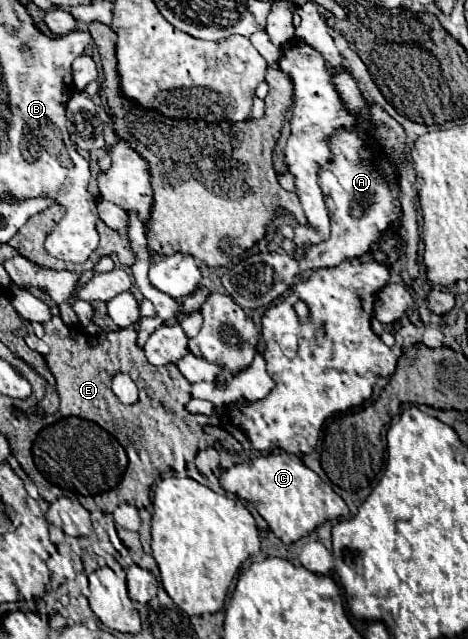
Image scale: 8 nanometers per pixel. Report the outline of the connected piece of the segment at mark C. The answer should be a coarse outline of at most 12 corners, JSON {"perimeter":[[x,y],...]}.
{"perimeter":[[259,455],[221,473],[283,543],[347,503],[298,455]]}

